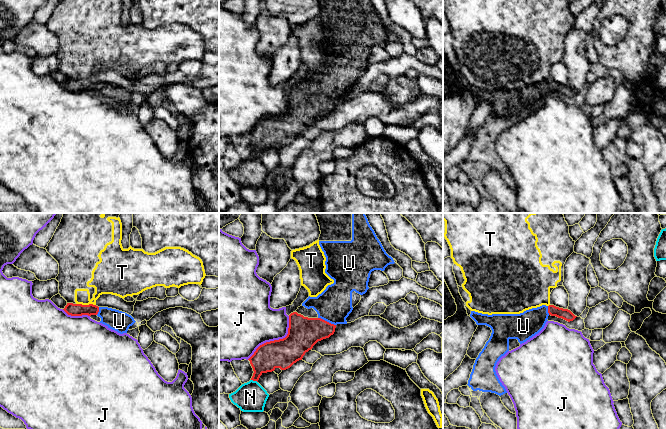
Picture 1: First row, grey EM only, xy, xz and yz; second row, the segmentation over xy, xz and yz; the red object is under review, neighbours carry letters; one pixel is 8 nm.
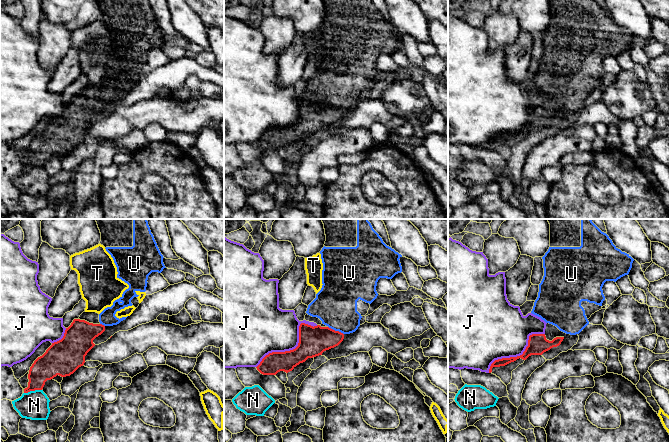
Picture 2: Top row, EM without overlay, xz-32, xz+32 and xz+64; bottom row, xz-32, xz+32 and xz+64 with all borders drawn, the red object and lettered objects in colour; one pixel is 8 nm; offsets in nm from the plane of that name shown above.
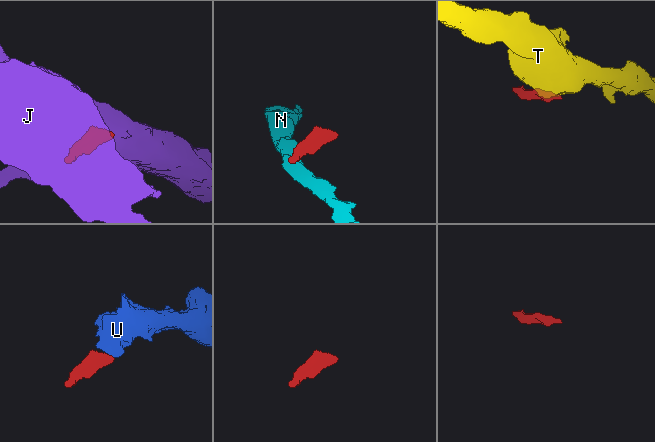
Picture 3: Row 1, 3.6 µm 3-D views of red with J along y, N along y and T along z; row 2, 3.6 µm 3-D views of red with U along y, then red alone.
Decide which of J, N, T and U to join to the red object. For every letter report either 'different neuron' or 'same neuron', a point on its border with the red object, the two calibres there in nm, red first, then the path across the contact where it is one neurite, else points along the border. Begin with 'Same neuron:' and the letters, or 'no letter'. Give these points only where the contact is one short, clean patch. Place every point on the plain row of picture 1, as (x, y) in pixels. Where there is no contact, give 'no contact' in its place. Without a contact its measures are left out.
Same neuron: U
J: different neuron; contact xz (275, 116); calibres 260 and 400 nm
N: different neuron; contact xz (254, 156); calibres 220 and 240 nm; border xz (251, 155), (257, 158)
T: different neuron; contact xy (86, 81); calibres 100 and 200 nm; border xy (76, 79), (95, 81)
U: same neuron; contact xz (326, 97); calibres 260 and 280 nm; way xz (303, 109), (318, 105), (326, 97), (334, 80)

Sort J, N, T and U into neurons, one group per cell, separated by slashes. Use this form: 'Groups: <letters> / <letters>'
Groups: J / N / T / U

